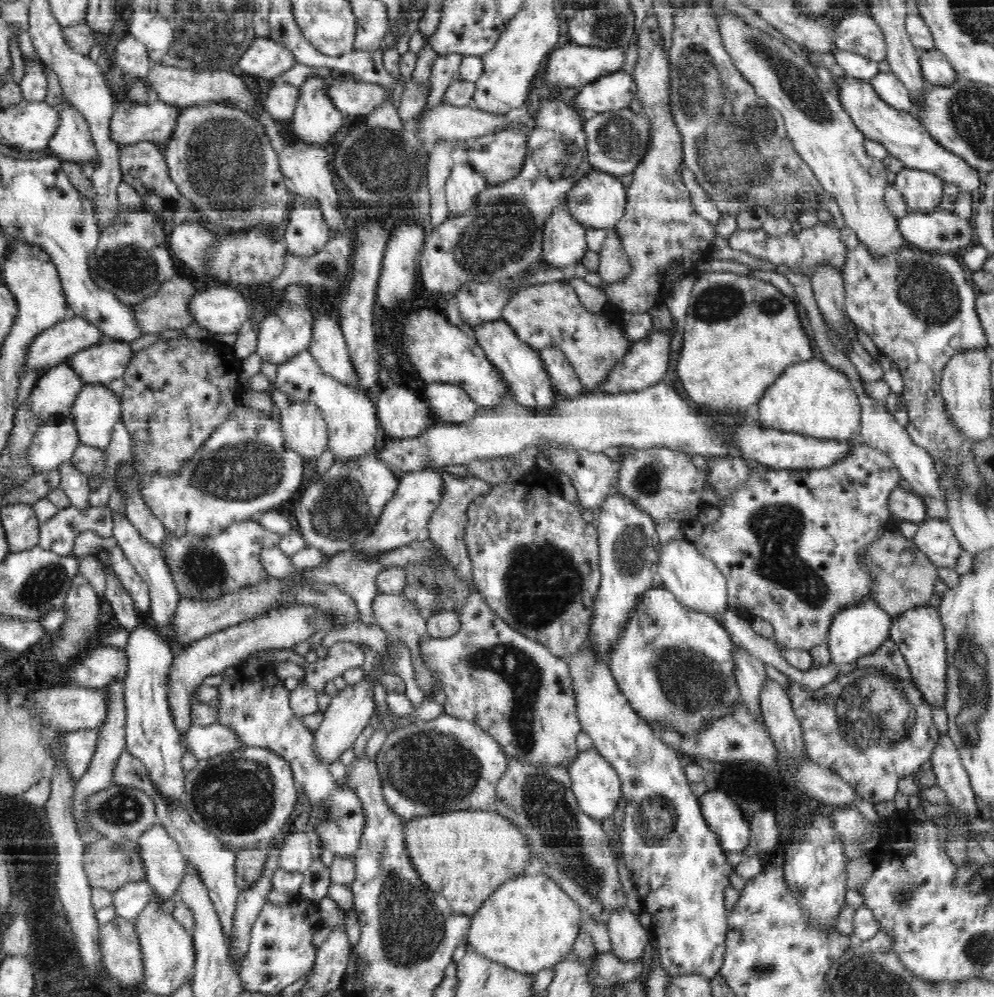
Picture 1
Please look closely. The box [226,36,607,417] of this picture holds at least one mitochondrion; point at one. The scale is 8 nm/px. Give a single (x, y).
(380, 167)

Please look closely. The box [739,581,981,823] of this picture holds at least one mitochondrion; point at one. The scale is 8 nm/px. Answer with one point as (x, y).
(870, 716)

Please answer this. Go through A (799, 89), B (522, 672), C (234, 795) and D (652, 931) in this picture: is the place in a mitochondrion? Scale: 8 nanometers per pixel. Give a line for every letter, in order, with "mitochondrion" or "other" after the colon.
A: mitochondrion
B: mitochondrion
C: mitochondrion
D: other

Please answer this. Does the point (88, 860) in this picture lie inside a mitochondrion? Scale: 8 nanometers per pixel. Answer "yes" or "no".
no

